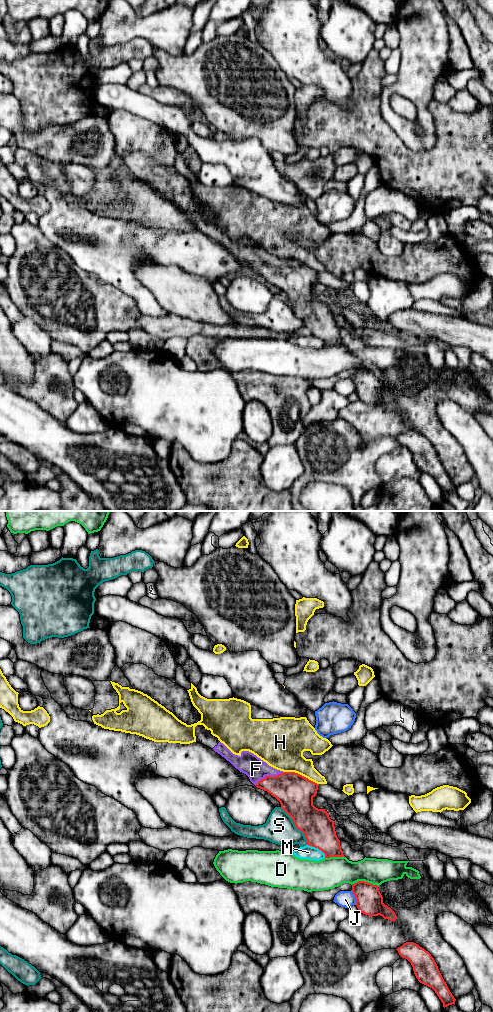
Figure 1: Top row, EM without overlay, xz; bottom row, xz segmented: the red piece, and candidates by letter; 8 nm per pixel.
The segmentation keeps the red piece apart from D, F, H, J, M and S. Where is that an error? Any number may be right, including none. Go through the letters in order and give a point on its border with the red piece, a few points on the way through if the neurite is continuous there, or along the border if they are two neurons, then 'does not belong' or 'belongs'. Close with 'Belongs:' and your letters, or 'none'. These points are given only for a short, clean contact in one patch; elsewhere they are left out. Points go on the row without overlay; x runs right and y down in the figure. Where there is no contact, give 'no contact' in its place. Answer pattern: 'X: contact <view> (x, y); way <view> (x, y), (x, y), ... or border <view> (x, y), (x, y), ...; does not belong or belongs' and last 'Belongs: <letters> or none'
D: contact xz (364, 369); does not belong
F: contact xz (268, 264); way xz (294, 280), (268, 264), (263, 264), (256, 257); belongs
H: contact xz (301, 263); does not belong
J: contact xz (355, 385); does not belong
M: contact xz (317, 335); border xz (307, 332), (317, 335), (325, 345); does not belong
S: contact xz (295, 313); border xz (280, 295), (303, 321), (307, 332); does not belong
Belongs: F

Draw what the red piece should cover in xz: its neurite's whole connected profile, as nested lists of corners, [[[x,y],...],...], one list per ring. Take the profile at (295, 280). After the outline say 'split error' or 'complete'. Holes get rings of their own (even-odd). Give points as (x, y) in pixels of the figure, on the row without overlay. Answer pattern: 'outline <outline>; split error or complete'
outline [[[203,213],[195,215],[195,224],[196,230],[213,237],[246,262],[257,276],[275,285],[296,316],[304,321],[307,333],[321,338],[325,346],[345,345],[334,309],[325,297],[313,293],[319,272],[298,261],[277,258],[249,239],[242,239],[240,244],[233,242]]]; split error

